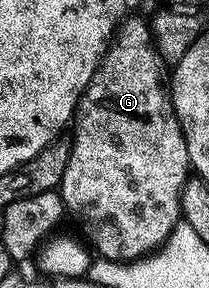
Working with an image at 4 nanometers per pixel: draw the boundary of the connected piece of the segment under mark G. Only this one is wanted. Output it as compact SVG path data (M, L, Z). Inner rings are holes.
M131 18L122 25L113 44L110 45L110 51L107 52L105 60L102 61L102 67L94 76L89 91L82 97L81 105L76 113L76 123L72 128L74 142L72 158L68 162L68 170L64 170L64 182L60 189L67 213L72 217L72 220L74 216L75 222L82 227L83 234L81 233L81 235L84 237L85 243L101 259L120 262L121 264L133 264L136 260L145 260L146 257L154 255L158 249L166 245L168 238L176 230L176 226L183 223L182 192L185 190L186 184L192 179L188 142L182 129L182 119L178 117L176 96L172 91L172 80L170 84L170 72L166 69L168 61L163 56L161 49L158 48L153 27L147 21L145 24L144 21L138 19Z

